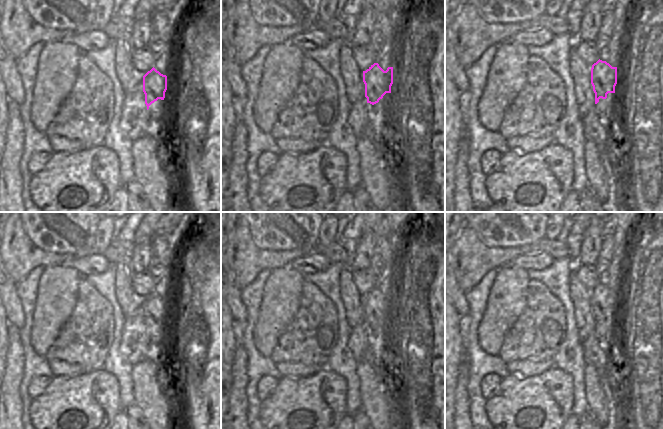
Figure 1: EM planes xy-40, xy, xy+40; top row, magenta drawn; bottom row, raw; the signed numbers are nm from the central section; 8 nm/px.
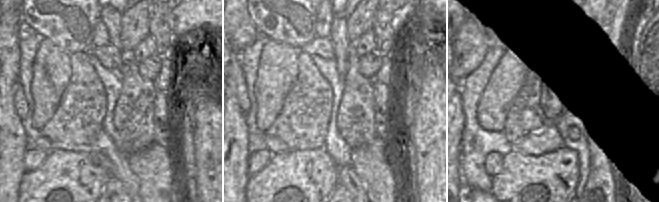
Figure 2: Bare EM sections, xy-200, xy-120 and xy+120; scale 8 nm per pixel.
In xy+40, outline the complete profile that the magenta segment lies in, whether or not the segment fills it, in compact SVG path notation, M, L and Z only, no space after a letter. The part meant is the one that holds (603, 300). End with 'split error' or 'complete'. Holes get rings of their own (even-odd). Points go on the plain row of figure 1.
M599 283L591 292L591 308L597 328L600 322L606 323L608 317L615 317L617 291L612 291L606 285Z; complete

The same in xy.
M378 287L371 289L363 295L363 306L365 308L365 321L367 327L372 329L379 326L386 317L391 317L393 308L393 291L384 295Z; complete

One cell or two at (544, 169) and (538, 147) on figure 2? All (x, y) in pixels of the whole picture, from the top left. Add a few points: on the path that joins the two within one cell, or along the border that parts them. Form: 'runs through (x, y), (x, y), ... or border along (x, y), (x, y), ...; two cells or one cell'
border along (562, 146), (541, 154), (524, 154), (517, 150); two cells

